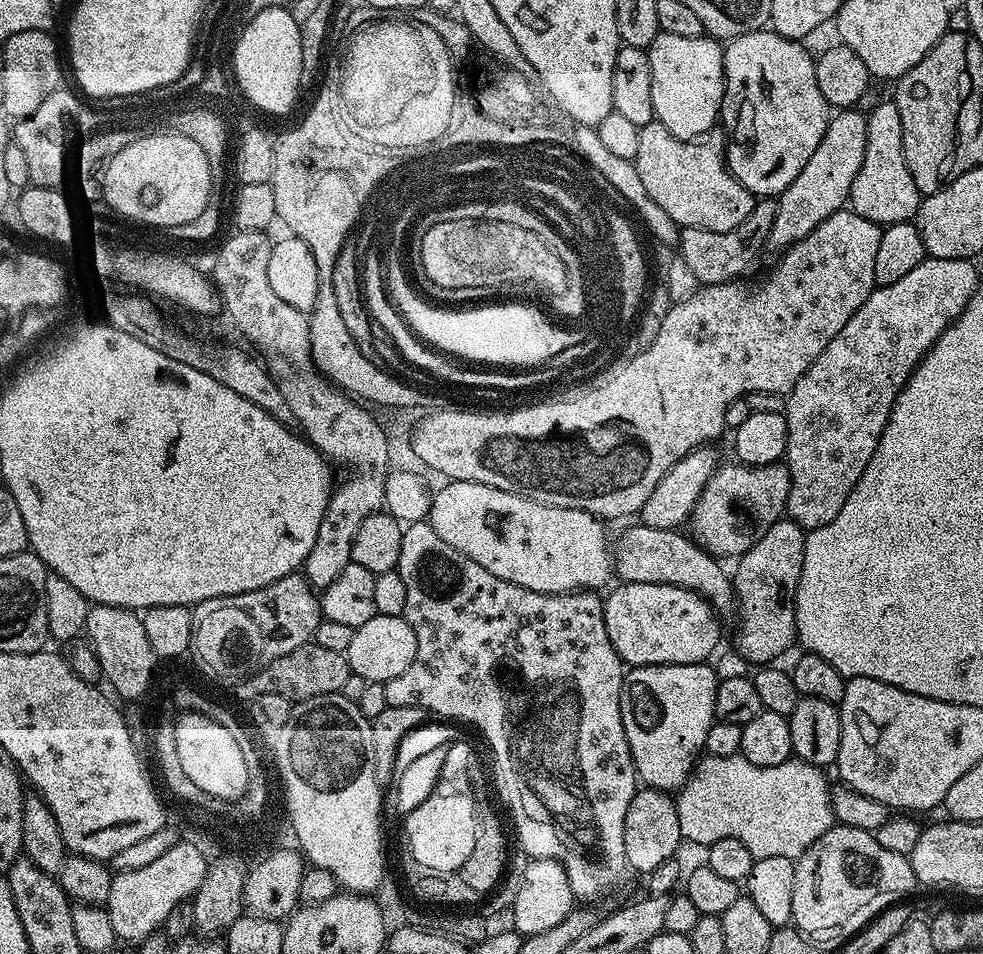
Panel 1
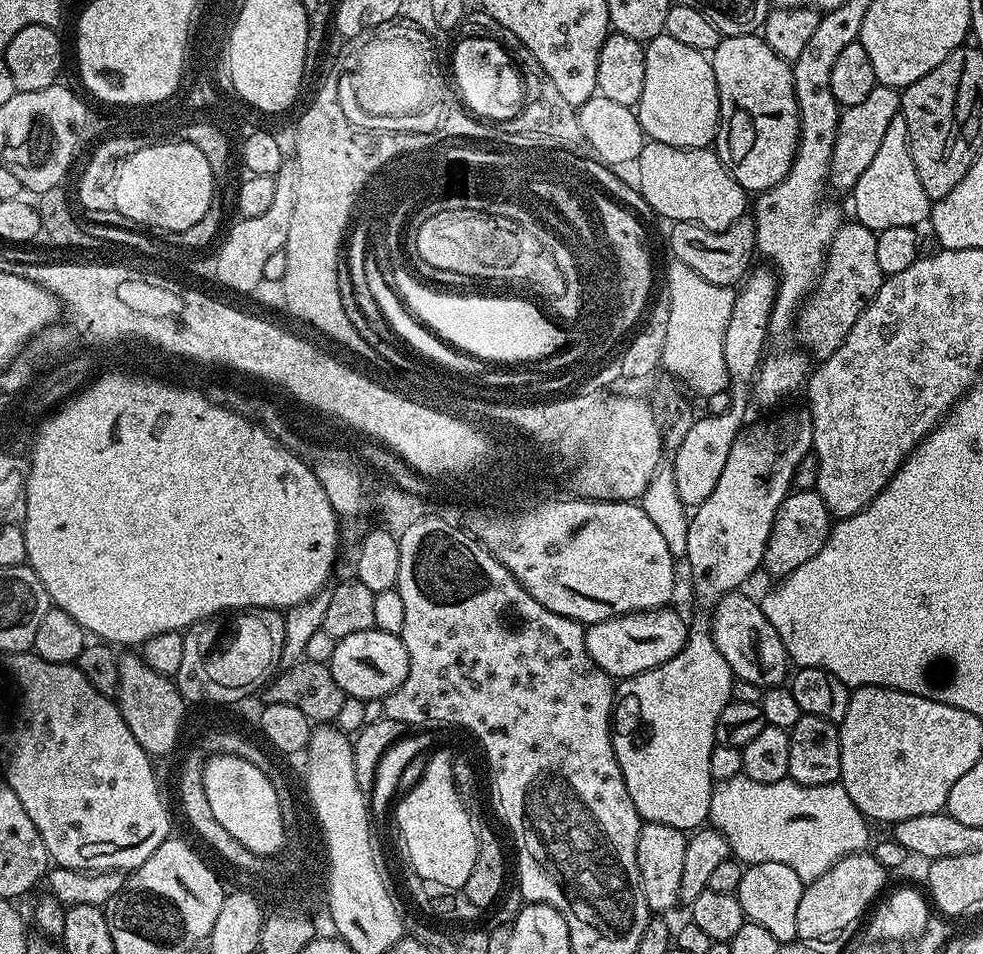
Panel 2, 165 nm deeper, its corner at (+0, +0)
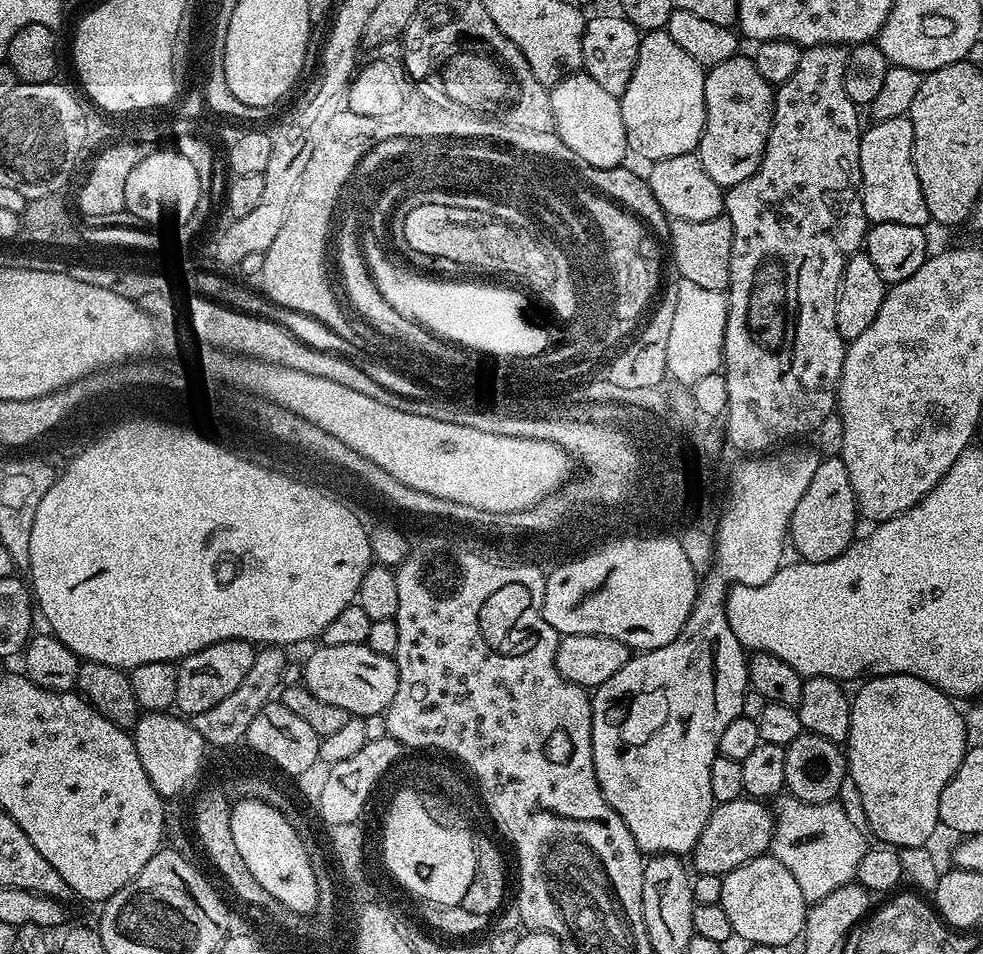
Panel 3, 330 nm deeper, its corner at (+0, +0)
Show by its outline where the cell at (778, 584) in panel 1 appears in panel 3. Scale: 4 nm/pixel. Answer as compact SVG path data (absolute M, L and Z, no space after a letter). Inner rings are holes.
M839 456L821 459L814 479L810 481L810 486L806 486L806 494L802 494L798 506L794 506L787 535L791 551L793 548L801 561L810 564L830 562L841 556L857 539L856 520L858 509L854 486L850 484L850 474L844 461Z

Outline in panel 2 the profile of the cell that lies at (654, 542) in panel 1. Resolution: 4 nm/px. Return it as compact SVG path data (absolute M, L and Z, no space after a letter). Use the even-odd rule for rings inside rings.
M747 591L728 592L717 601L710 612L710 627L714 646L718 646L726 666L730 666L733 677L744 684L753 684L757 690L783 685L790 676L790 661L778 630L770 626L770 618L760 608L757 597L747 596Z

